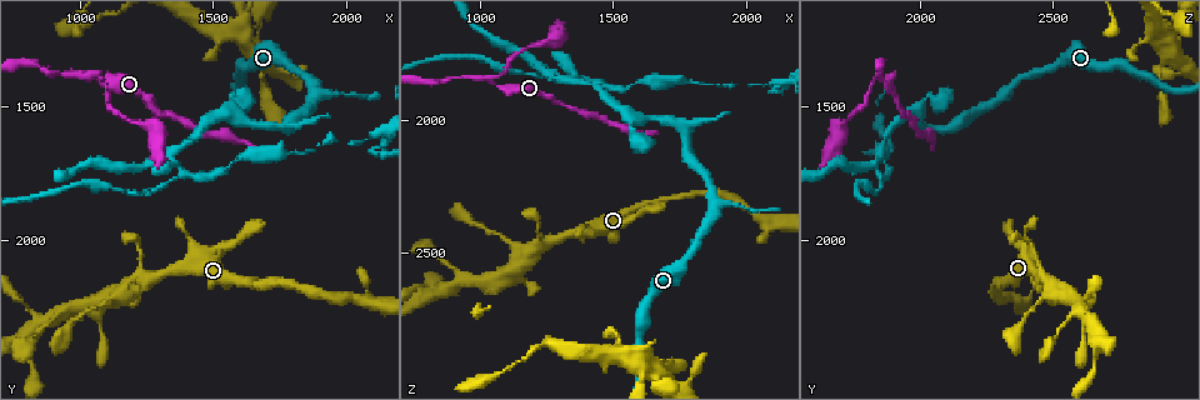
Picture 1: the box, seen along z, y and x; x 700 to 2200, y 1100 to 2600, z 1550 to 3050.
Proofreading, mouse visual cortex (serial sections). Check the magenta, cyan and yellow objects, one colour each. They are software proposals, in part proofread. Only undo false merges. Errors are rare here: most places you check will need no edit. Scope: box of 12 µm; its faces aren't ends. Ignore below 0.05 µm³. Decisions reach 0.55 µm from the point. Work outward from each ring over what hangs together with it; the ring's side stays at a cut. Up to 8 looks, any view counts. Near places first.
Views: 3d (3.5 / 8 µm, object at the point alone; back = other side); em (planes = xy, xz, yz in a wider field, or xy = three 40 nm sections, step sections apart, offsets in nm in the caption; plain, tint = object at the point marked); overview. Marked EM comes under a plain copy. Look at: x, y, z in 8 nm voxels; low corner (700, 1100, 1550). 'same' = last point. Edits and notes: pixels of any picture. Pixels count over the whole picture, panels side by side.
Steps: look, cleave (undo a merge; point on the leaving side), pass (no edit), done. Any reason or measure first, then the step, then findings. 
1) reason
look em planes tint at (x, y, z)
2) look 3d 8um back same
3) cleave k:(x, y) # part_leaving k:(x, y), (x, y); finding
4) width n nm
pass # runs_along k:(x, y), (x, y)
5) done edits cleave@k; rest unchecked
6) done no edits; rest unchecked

four-way junction
look 3d 3.5um at (1340, 1680, 1850)

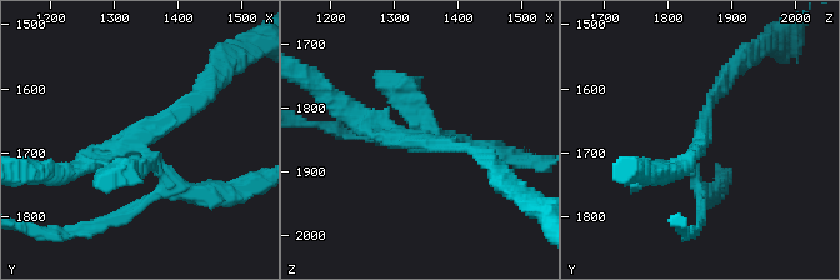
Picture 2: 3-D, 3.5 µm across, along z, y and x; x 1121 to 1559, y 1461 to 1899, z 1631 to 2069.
arms 4; arm_widths 150, 150, 200, 200 nm
look em xy step 5 tint at (1340, 1690, 1850)

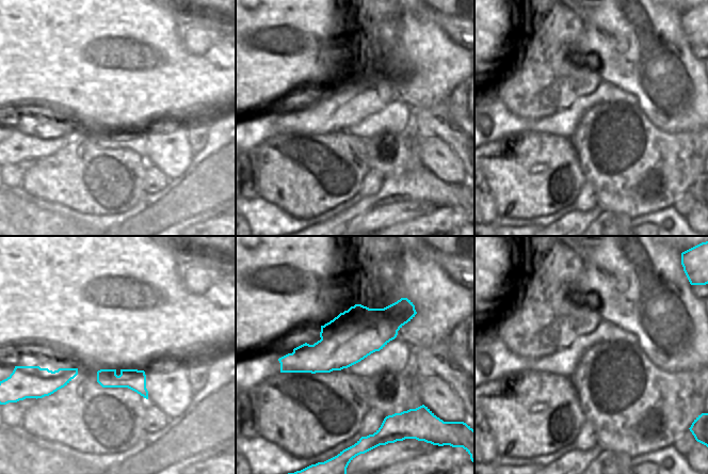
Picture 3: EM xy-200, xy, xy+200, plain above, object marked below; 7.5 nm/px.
cleave 2:(111, 175) # a second cell is stuck on

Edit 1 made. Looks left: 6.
sharp bend
look 3d 3.5um at (1050, 1380, 1850)

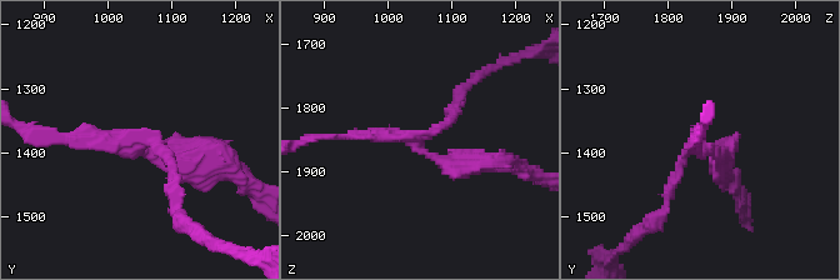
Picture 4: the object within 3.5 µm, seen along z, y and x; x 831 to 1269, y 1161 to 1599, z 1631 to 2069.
pass # all the same cell

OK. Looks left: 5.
a narrow waist
look 3d 3.5um at (850, 2320, 2650)

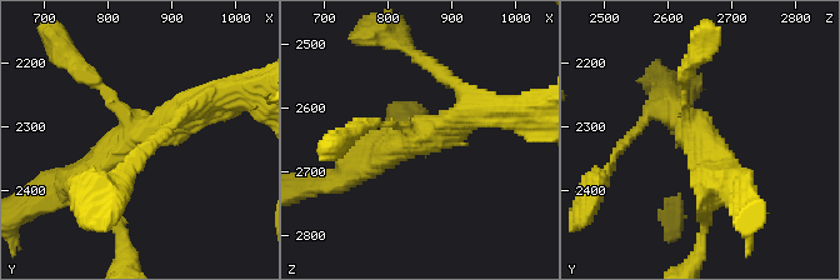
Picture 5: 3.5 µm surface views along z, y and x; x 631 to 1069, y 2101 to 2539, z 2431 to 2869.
arms 3; arm_widths 100, 400, 400 nm
look em planes tint at (845, 2310, 2650)

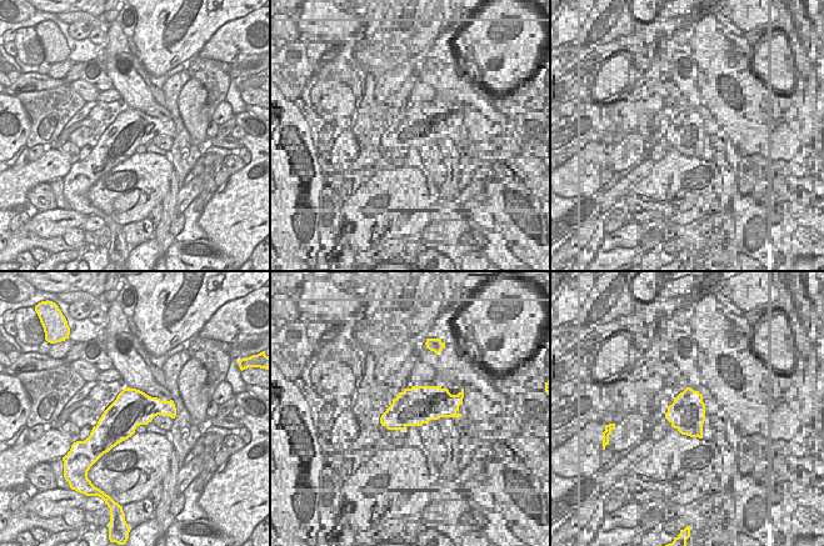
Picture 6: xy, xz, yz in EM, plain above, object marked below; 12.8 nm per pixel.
look em xy step 2 tint same

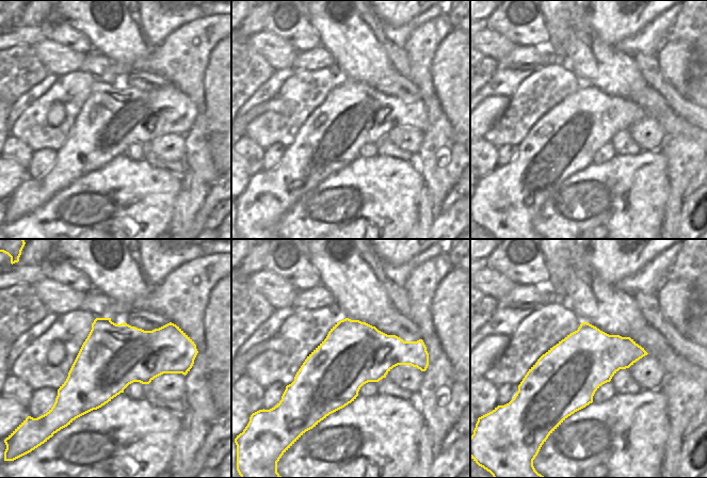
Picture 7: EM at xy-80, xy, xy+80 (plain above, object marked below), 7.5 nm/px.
pass # one cell here

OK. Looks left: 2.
done edits cleave@2; rest unchecked

